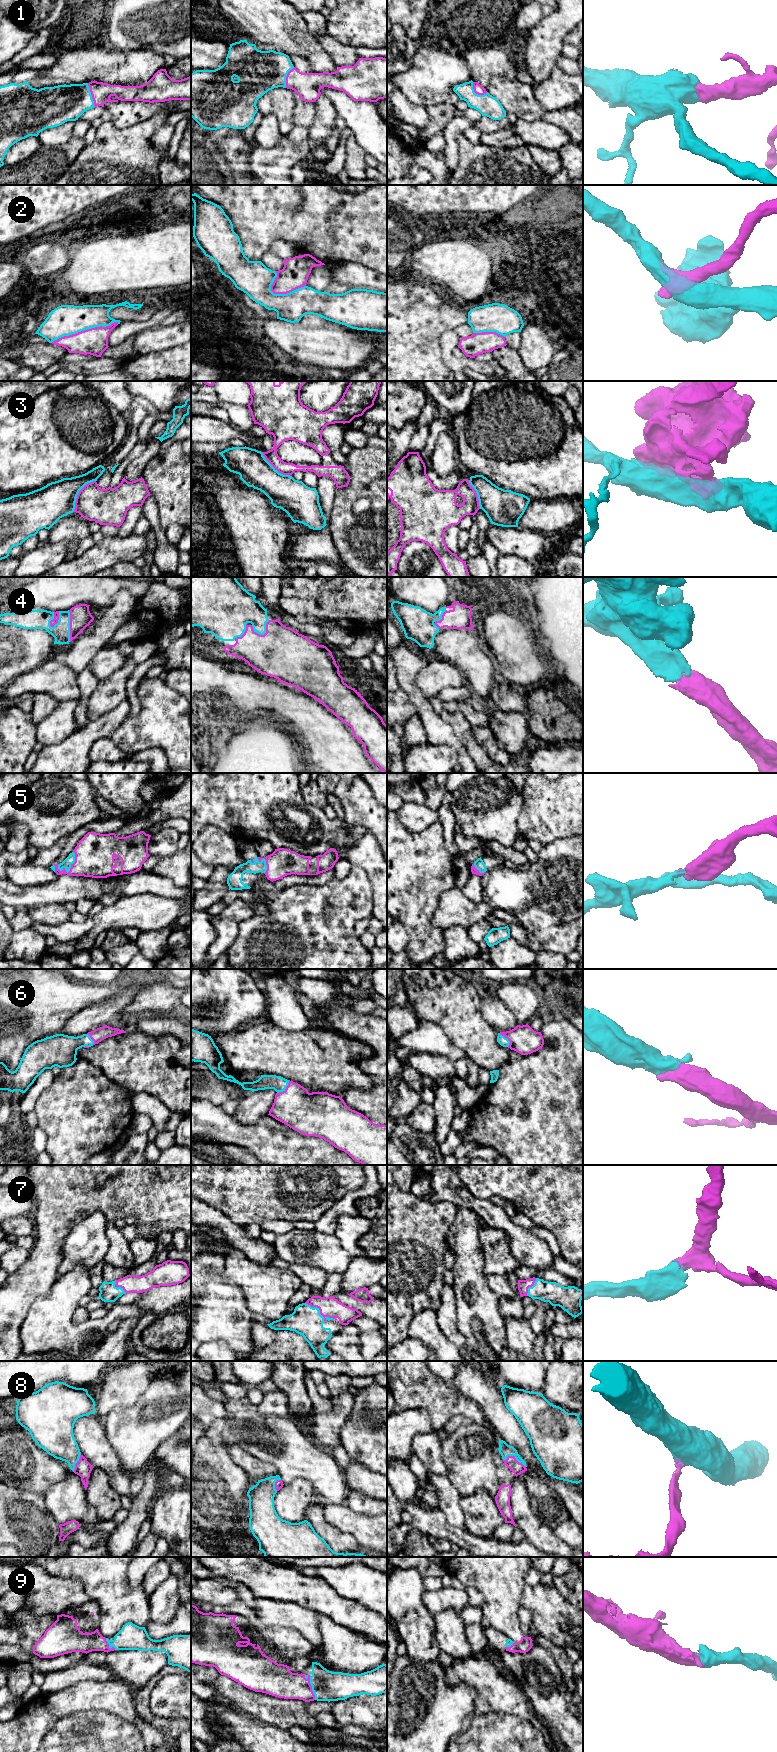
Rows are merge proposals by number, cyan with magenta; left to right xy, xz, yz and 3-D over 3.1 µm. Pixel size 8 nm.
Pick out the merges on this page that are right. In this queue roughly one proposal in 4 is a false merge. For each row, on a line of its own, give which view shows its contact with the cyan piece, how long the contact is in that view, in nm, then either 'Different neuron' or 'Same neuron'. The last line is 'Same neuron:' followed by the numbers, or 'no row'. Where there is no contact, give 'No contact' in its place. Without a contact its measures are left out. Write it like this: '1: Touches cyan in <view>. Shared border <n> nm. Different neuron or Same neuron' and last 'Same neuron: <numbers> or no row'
1: Touches cyan in xy. Shared border 200 nm. Same neuron
2: Touches cyan in xy. Shared border 550 nm. Different neuron
3: Touches cyan in xy. Shared border 320 nm. Same neuron
4: Touches cyan in xy. Shared border 150 nm. Same neuron
5: Touches cyan in xy. Shared border 200 nm. Same neuron
6: Touches cyan in xz. Shared border 150 nm. Same neuron
7: Touches cyan in xz. Shared border 260 nm. Same neuron
8: Touches cyan in yz. Shared border 200 nm. Same neuron
9: Touches cyan in xz. Shared border 220 nm. Same neuron
Same neuron: 1, 3, 4, 5, 6, 7, 8, 9

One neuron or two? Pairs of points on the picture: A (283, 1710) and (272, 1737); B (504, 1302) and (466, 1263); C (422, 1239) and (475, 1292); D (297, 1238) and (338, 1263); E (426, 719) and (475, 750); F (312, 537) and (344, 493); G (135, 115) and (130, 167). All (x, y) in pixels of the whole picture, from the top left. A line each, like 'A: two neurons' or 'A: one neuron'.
A: two neurons
B: two neurons
C: two neurons
D: one neuron
E: two neurons
F: two neurons
G: two neurons

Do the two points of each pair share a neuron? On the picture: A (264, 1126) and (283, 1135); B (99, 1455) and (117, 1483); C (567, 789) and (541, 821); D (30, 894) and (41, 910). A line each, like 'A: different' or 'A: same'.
A: same
B: same
C: same
D: different

